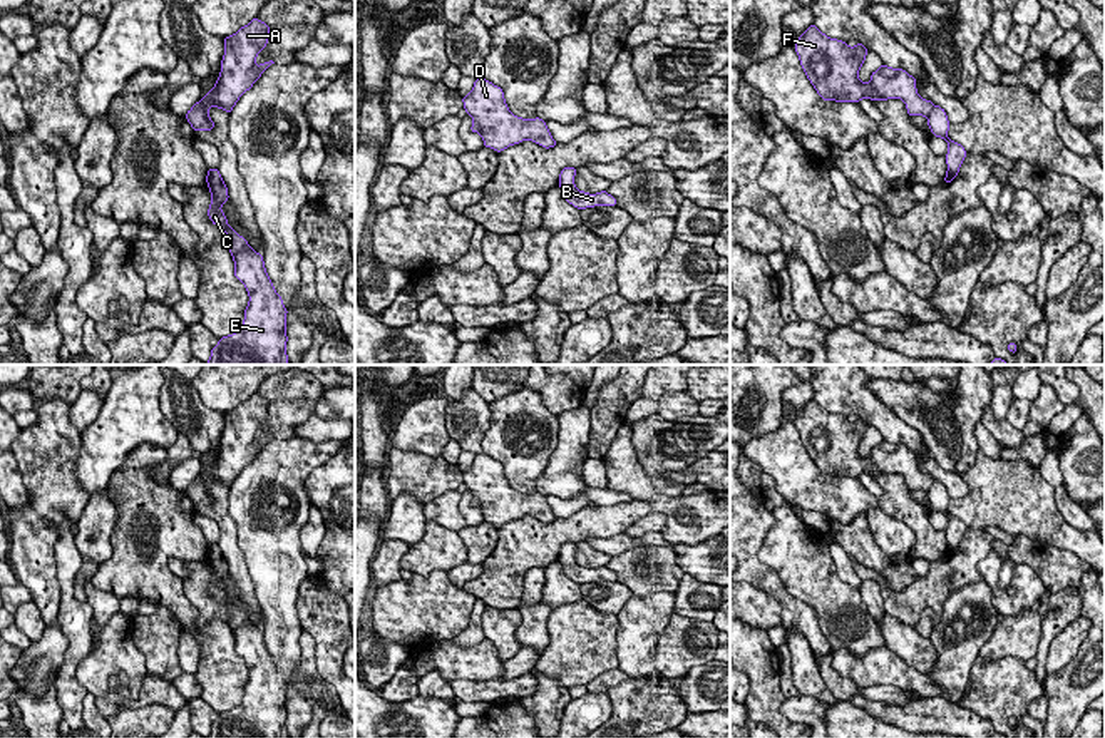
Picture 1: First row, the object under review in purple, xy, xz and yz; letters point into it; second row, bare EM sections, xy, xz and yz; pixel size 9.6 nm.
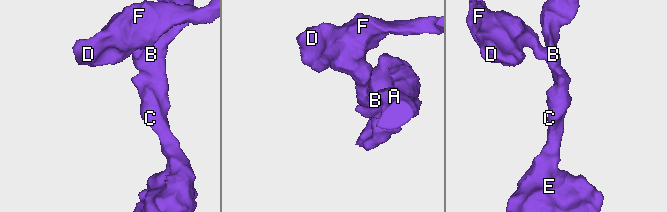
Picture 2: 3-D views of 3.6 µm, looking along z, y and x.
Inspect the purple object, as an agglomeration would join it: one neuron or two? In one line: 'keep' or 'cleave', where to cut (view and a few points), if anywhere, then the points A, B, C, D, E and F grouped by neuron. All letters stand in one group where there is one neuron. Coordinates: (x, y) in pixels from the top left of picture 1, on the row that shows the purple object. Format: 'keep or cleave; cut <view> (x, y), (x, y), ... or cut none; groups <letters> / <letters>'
cleave; cut xz (575, 188), (563, 191); groups A B C E / D F

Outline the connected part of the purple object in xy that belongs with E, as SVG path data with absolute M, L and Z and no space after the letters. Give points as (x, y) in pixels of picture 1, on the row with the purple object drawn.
M208 169L206 182L213 196L208 216L229 238L234 276L246 286L249 303L241 328L219 338L204 365L288 365L286 313L266 269L263 254L228 226L221 206L229 199L218 169Z

